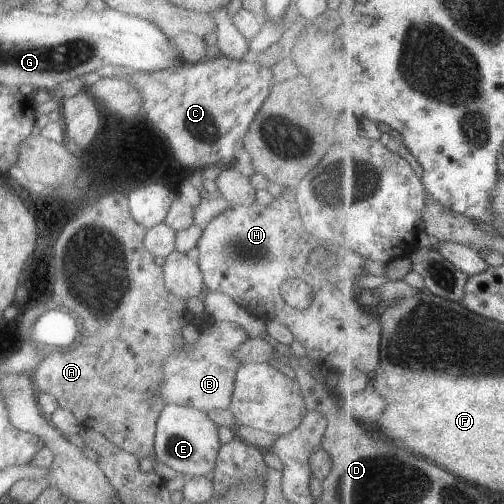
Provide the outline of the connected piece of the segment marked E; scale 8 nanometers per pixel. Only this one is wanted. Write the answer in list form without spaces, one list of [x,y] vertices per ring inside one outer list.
[[[182,405],[164,406],[156,419],[153,444],[156,460],[188,478],[211,475],[221,446],[217,428],[209,413]]]

